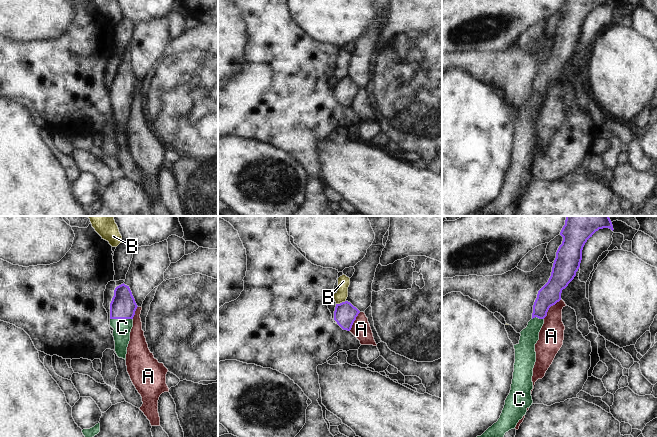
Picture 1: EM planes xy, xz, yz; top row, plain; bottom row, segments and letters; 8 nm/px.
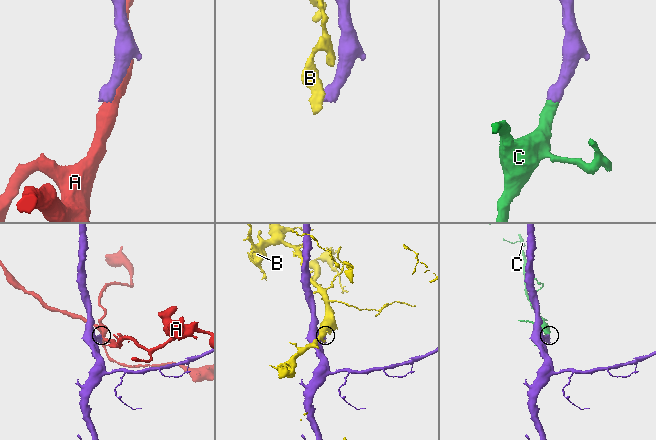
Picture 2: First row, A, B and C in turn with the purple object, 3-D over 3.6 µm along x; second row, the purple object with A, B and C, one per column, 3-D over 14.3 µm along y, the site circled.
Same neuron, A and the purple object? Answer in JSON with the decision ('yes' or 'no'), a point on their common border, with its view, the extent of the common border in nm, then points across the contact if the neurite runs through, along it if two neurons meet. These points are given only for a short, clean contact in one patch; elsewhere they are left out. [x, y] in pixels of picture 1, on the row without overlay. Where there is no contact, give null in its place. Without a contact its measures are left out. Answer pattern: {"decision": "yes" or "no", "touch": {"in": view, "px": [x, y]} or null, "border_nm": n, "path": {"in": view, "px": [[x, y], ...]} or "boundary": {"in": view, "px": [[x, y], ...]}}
{"decision": "no", "touch": {"in": "yz", "px": [550, 82]}, "border_nm": 220, "boundary": {"in": "yz", "px": [[561, 75], [549, 84], [543, 94]]}}

